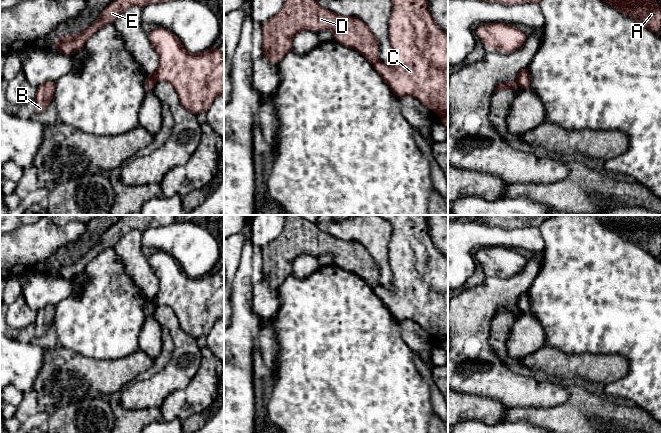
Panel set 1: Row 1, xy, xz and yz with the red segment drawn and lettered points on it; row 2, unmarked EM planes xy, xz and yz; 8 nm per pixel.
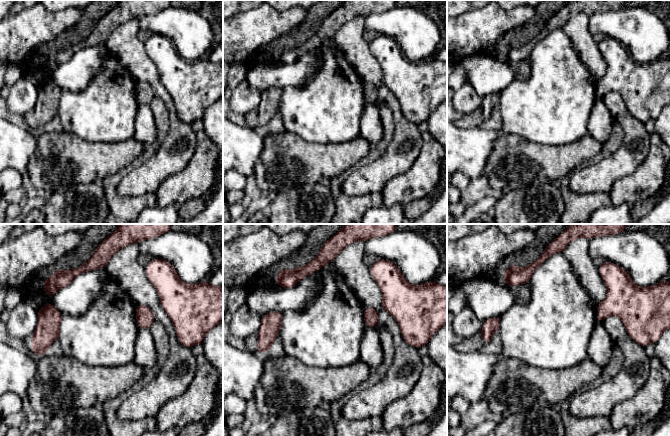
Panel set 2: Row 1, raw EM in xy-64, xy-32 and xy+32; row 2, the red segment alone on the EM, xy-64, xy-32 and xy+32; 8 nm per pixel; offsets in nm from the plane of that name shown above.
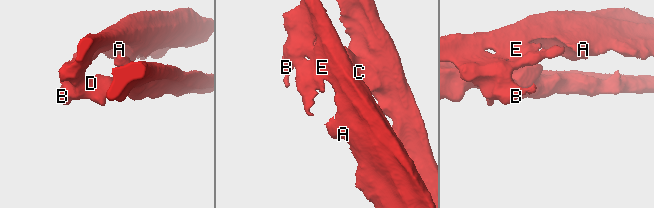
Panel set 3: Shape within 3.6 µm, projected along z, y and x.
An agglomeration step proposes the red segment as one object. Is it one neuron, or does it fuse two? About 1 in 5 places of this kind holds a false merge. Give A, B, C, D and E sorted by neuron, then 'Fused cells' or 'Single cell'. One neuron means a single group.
Groups: A B D E / C. Fused cells

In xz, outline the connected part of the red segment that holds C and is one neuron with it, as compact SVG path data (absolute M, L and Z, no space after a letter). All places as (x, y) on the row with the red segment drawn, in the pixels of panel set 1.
M392 0L389 39L392 64L376 62L374 69L397 97L411 96L437 113L448 132L448 34L440 30L430 14L427 0Z

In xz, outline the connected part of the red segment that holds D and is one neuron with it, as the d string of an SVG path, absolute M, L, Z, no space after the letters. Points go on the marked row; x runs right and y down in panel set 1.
M285 0L282 9L267 22L261 24L262 29L262 50L263 57L272 64L278 64L282 58L291 51L293 44L293 37L296 33L303 30L320 31L323 29L332 29L335 34L333 40L351 47L361 53L369 62L375 64L379 59L379 44L376 37L372 34L365 22L357 17L343 16L334 12L323 9L316 0Z

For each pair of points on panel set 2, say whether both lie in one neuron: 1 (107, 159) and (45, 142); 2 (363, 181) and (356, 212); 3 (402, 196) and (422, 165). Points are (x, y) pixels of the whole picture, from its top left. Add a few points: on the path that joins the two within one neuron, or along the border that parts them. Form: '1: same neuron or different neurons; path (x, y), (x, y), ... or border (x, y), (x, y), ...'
1: same neuron; path (92, 159), (74, 159), (64, 157), (60, 153)
2: different neurons; border (341, 186), (341, 189), (348, 195), (380, 193)
3: same neuron; path (409, 188), (422, 173)

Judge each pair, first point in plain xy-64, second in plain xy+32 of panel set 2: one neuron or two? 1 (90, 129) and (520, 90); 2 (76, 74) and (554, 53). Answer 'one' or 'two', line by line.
1: one
2: two

